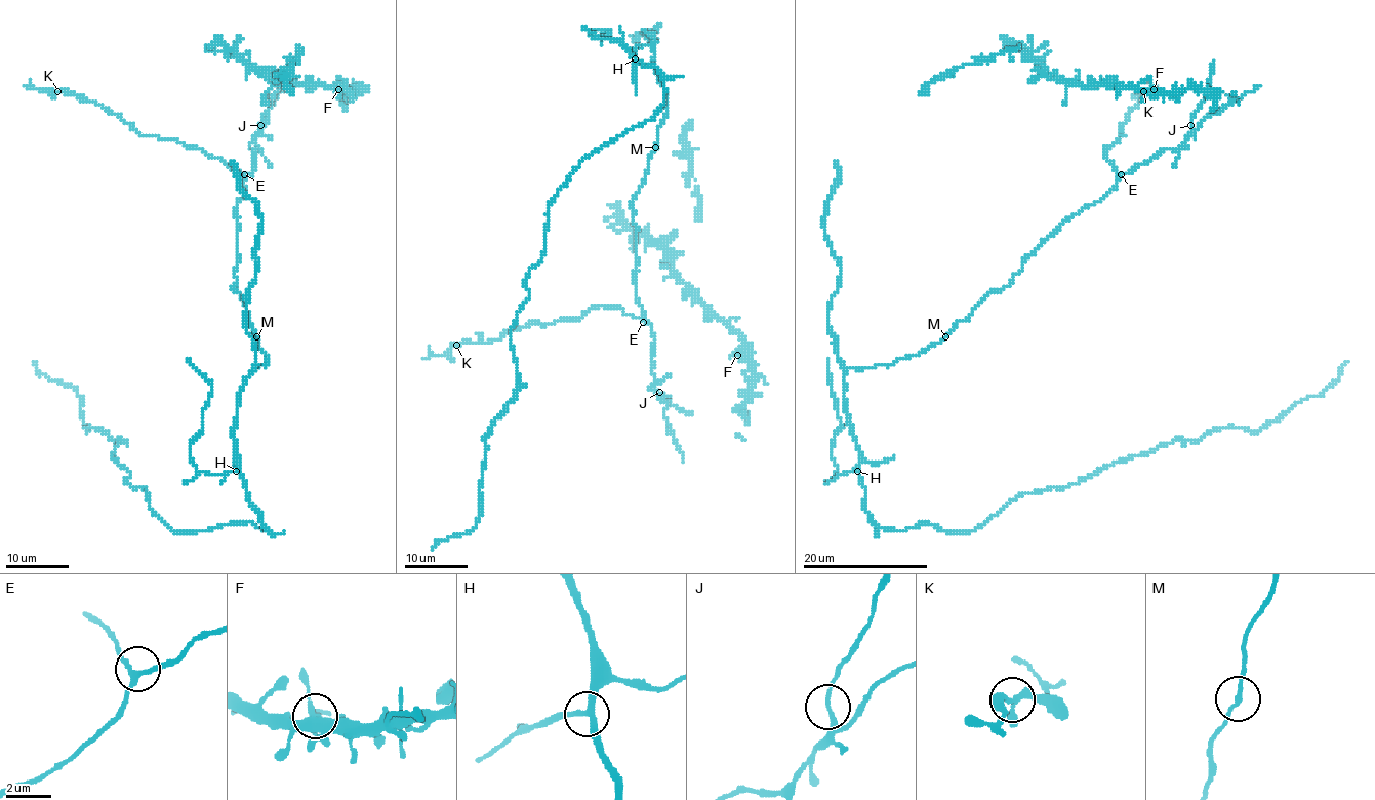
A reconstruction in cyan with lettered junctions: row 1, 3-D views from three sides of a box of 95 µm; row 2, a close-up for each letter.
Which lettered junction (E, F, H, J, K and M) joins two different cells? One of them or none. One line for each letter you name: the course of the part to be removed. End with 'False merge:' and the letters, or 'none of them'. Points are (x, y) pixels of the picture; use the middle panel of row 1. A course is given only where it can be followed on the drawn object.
False merge: none of them

